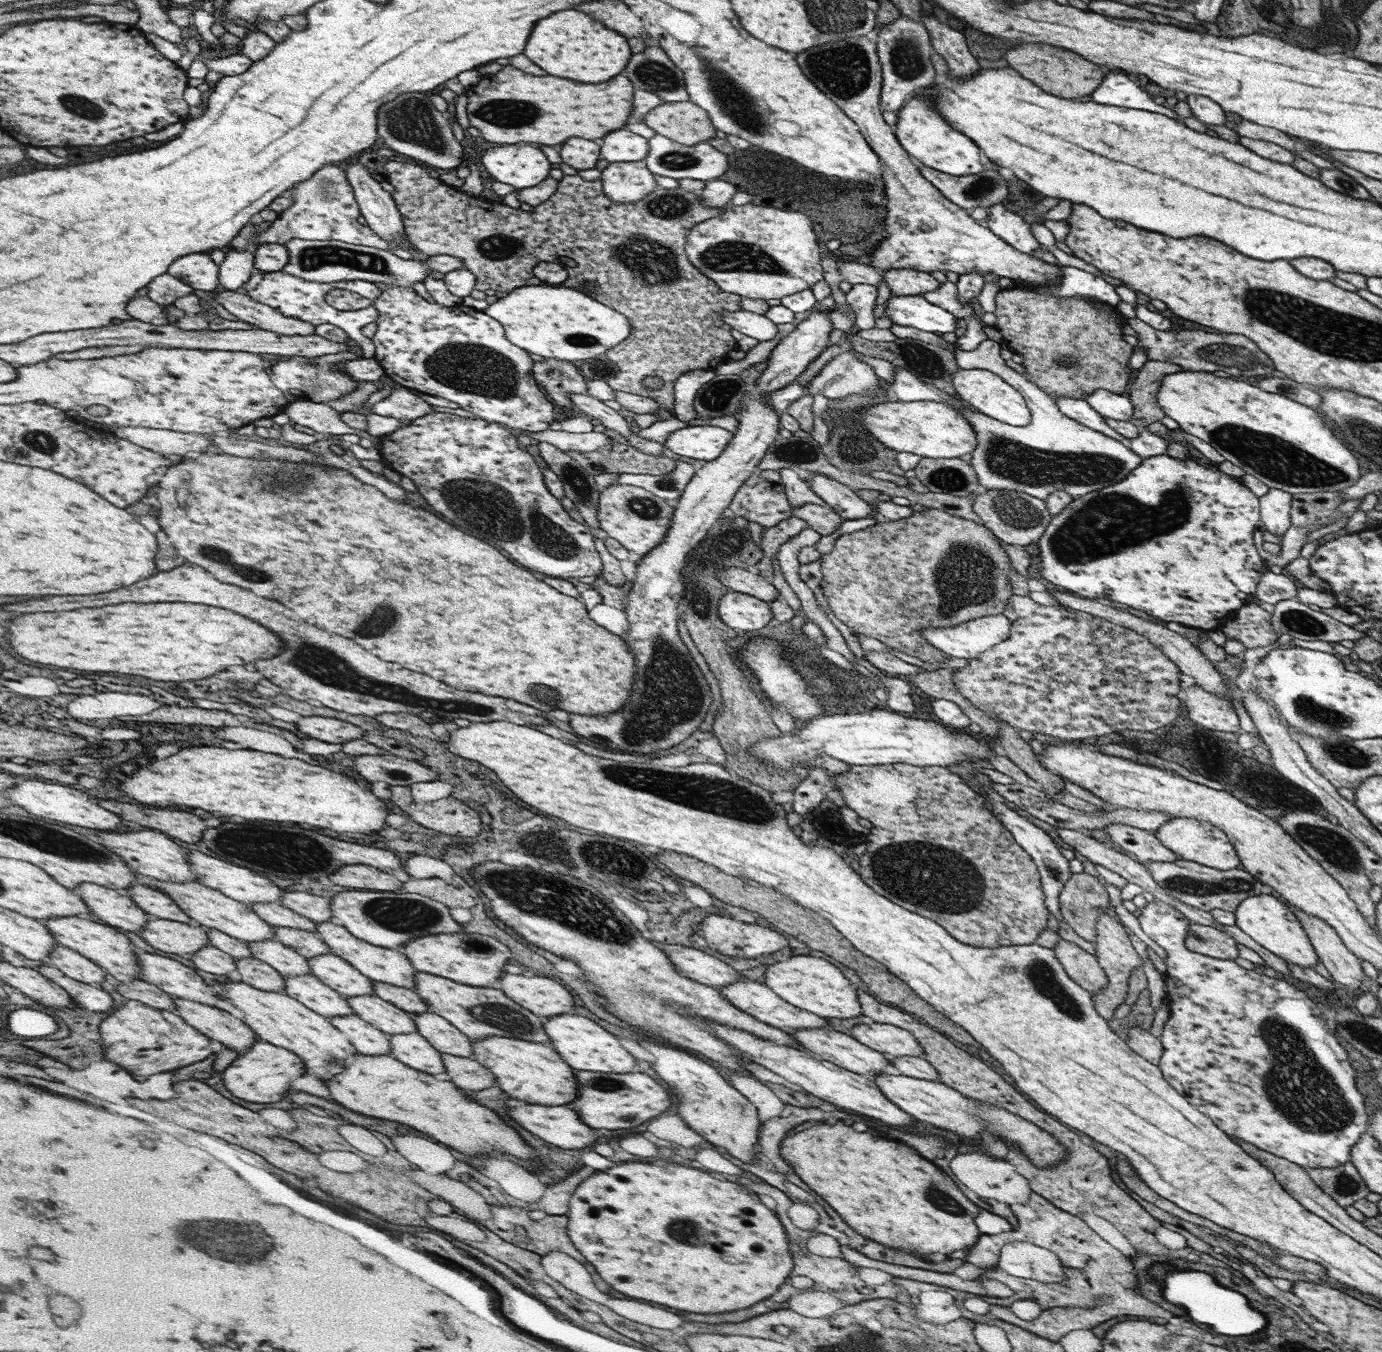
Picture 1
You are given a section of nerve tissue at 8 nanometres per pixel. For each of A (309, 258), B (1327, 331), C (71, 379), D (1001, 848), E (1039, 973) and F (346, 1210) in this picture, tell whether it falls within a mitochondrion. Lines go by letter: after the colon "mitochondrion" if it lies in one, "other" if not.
A: mitochondrion
B: mitochondrion
C: other
D: other
E: mitochondrion
F: other

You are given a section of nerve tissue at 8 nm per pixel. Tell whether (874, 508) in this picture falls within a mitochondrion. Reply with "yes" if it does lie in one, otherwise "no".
no

